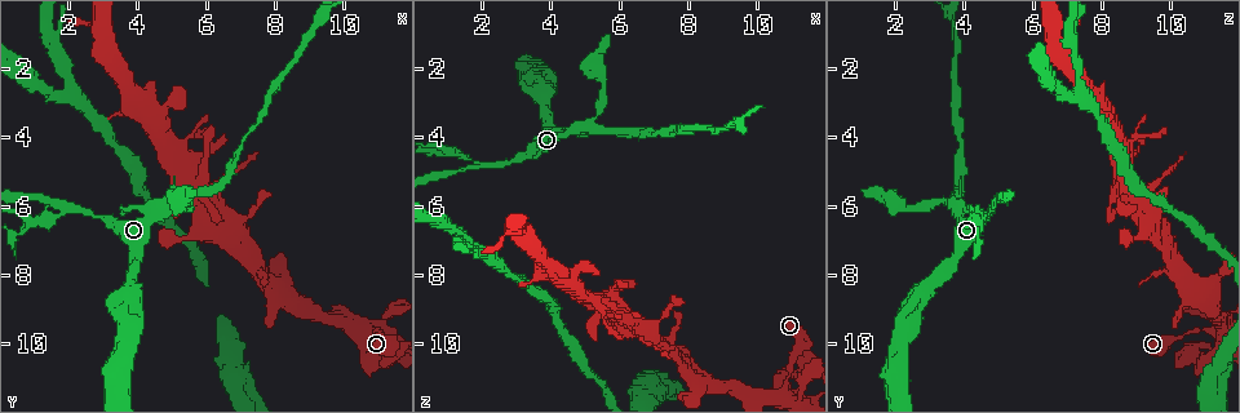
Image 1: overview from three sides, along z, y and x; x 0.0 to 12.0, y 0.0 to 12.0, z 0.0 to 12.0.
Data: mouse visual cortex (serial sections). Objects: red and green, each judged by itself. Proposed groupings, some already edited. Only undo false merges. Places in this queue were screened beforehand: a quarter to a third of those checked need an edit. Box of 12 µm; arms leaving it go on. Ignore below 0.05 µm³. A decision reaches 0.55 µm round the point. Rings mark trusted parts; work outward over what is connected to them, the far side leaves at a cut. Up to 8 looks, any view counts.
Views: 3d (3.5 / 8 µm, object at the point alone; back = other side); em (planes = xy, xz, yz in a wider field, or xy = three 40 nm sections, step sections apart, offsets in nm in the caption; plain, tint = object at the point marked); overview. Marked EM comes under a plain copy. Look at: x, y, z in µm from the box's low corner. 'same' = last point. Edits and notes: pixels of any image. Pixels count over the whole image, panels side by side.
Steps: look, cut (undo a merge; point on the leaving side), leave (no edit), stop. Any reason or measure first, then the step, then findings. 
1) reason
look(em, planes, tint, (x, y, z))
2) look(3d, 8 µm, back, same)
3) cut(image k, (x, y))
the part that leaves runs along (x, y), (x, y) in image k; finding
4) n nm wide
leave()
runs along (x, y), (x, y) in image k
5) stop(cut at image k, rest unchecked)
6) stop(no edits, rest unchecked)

side arm on a straight run
look(3d, 3.5 µm, back, (5.0, 6.0, 3.7))

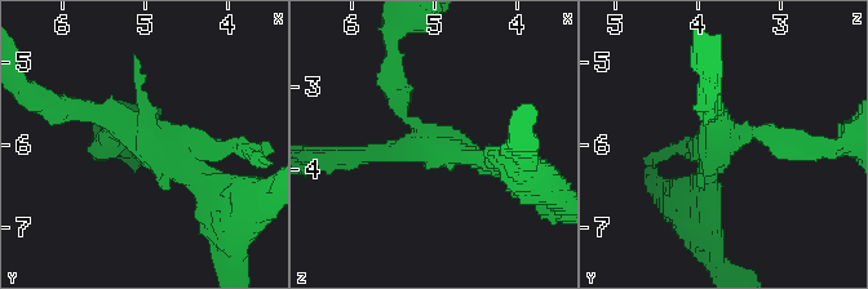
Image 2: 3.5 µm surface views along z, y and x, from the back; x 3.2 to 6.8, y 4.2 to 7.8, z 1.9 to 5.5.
need the tissue
look(em, xy, step 3, tint, (5.00, 5.90, 3.70))

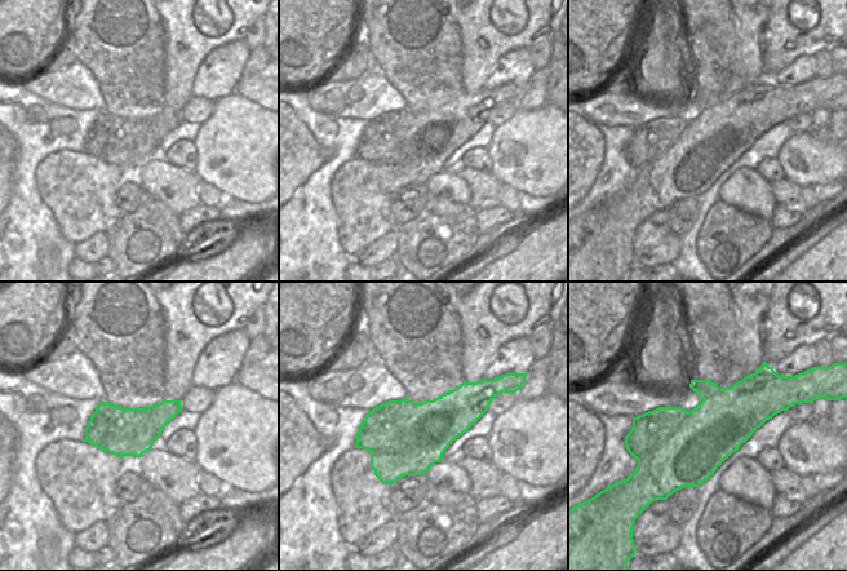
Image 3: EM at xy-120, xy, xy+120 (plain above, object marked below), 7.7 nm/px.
leave()
runs along (211, 194), (107, 114), (67, 106) in image 2; one cell here

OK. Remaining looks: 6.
sharp bend
look(3d, 3.5 µm, (5.4, 4.0, 8.9))

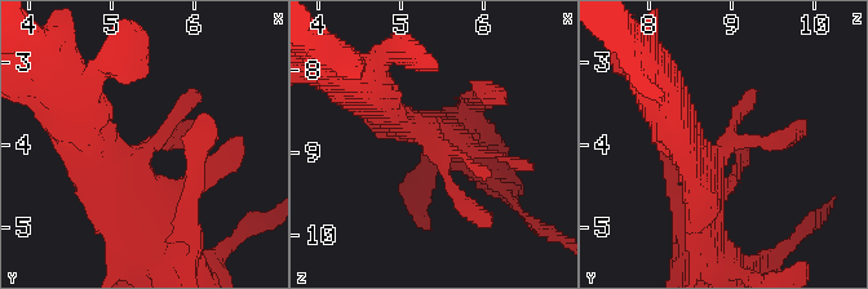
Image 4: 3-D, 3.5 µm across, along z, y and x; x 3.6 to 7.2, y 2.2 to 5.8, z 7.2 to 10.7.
now the EM
look(em, xy, step 2, tint, (5.40, 4.05, 8.85))

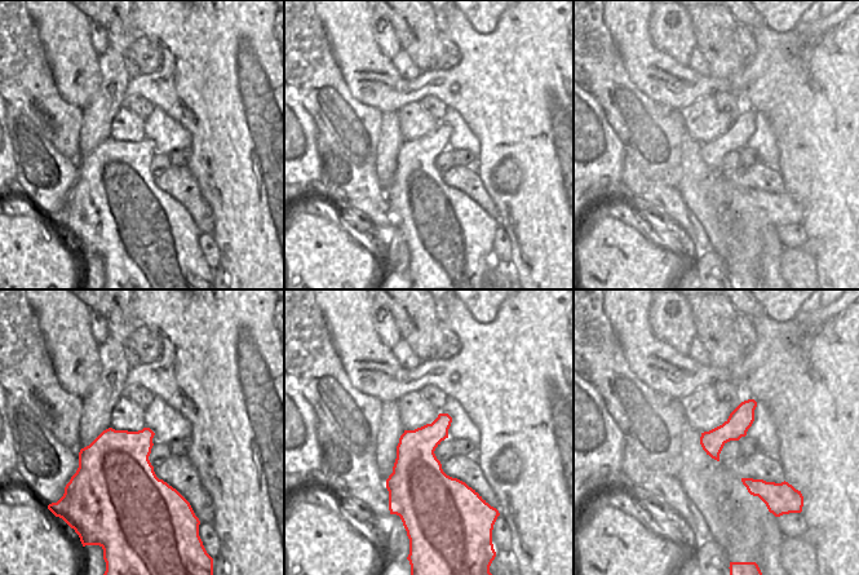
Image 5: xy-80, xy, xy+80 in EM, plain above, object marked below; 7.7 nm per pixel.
leave()
runs along (752, 403), (709, 451) in image 5; continuous, no second cell

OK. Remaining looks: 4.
two arms in line, one across
look(3d, 3.5 µm, (1.9, 6.2, 4.8))

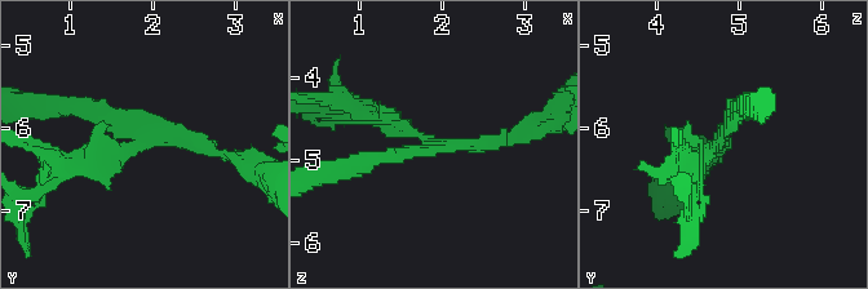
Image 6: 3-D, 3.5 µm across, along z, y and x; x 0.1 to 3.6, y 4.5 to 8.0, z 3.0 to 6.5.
3 arms; arms of 200, 200, 200 nm
look(em, xy, step 1, tint, (1.90, 6.10, 4.80))

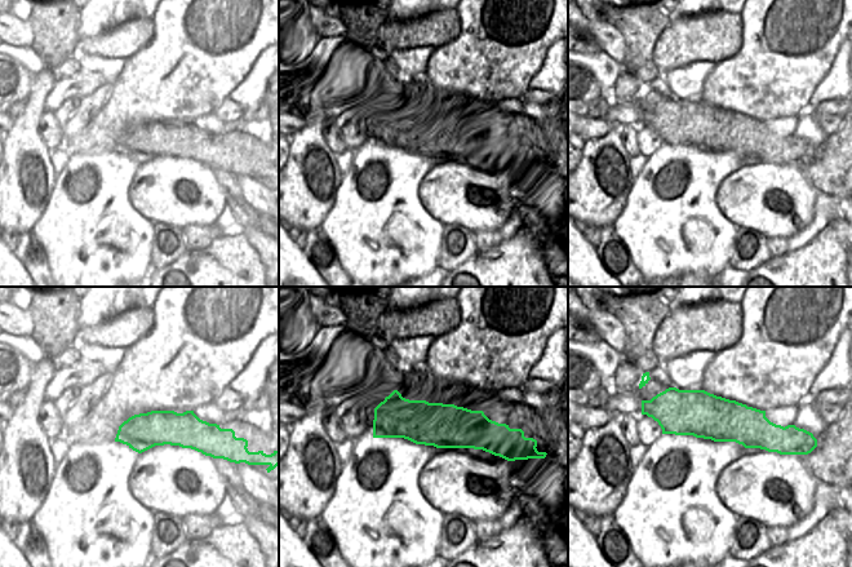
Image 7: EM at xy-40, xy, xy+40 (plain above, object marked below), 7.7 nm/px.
leave()
runs along (649, 408), (735, 421), (780, 441) in image 7; all the same cell

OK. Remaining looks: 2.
stop(no edits, rest unchecked)

